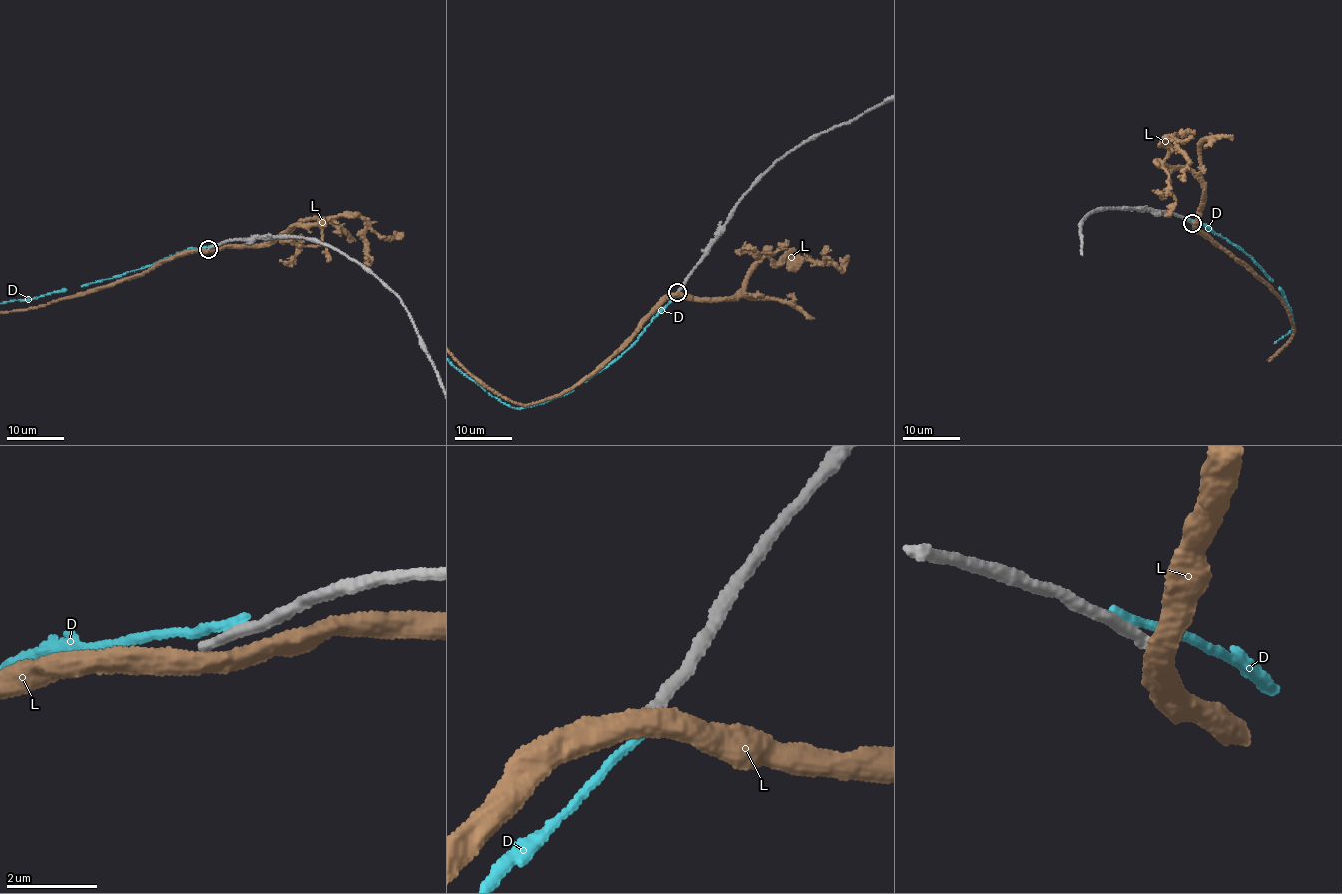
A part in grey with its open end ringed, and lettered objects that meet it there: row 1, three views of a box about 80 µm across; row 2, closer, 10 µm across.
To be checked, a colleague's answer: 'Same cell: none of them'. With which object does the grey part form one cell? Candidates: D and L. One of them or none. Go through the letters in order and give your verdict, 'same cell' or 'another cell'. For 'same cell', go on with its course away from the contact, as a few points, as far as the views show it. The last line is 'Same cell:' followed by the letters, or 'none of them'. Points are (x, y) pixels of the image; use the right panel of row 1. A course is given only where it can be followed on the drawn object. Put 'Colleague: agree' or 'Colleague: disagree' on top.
Colleague: agree
D: another cell
L: another cell
Same cell: none of them

